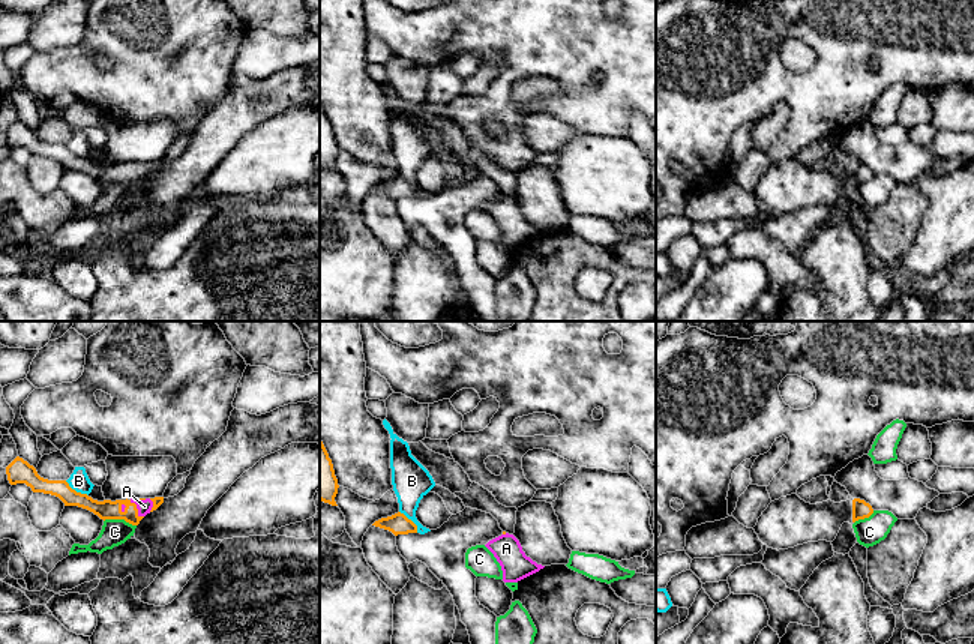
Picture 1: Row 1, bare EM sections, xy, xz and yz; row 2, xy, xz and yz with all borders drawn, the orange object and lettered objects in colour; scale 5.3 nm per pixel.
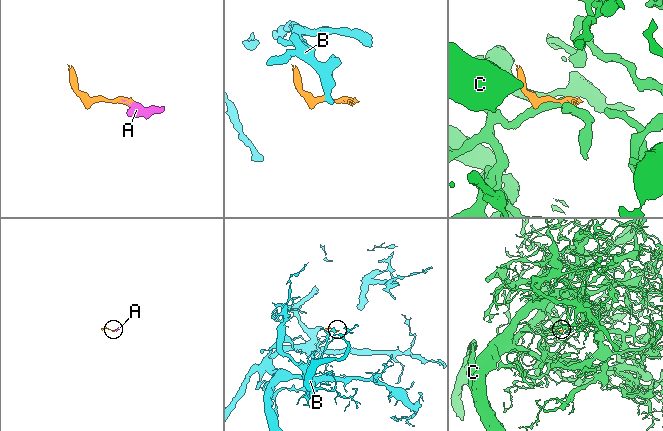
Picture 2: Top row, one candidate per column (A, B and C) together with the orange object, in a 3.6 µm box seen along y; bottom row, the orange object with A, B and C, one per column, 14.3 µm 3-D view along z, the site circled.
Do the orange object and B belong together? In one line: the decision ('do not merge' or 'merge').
do not merge

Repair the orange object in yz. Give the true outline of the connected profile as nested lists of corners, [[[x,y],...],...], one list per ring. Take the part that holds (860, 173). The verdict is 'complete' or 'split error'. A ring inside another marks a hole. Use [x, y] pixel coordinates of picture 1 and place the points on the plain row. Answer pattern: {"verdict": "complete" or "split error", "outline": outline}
{"verdict": "complete", "outline": [[[860,162],[852,164],[852,186],[869,182],[872,177],[873,173],[869,167]]]}

